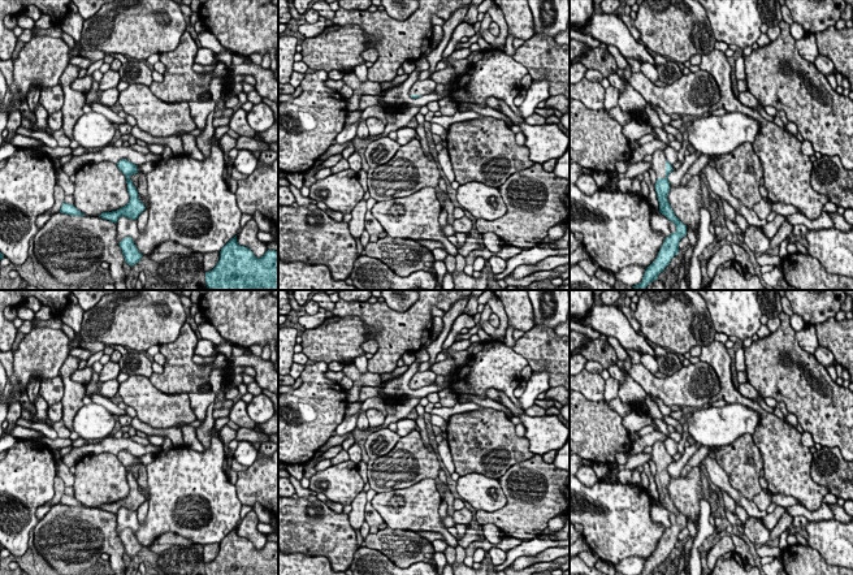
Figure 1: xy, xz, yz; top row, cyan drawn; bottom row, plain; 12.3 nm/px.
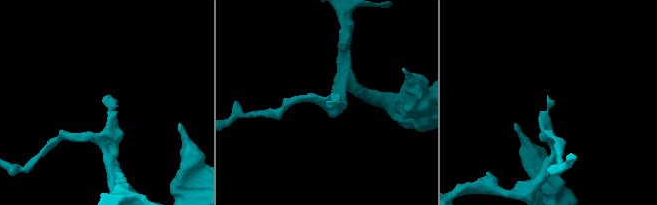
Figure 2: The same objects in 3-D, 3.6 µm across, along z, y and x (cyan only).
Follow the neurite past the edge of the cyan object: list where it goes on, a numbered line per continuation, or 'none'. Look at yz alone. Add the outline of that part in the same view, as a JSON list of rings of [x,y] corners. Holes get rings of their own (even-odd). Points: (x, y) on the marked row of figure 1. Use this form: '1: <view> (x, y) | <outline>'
1: yz (658, 159) | [[[657,150],[651,155],[651,168],[658,178],[666,178],[666,155],[664,151]]]

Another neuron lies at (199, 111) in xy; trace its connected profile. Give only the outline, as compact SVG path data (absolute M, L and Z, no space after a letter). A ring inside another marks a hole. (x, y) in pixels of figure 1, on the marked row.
M189 101L190 114L199 129L204 129L207 125L207 117L215 111L216 103L209 101Z

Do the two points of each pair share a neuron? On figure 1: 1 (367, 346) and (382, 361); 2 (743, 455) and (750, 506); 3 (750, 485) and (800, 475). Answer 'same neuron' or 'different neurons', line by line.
1: different neurons
2: different neurons
3: different neurons

